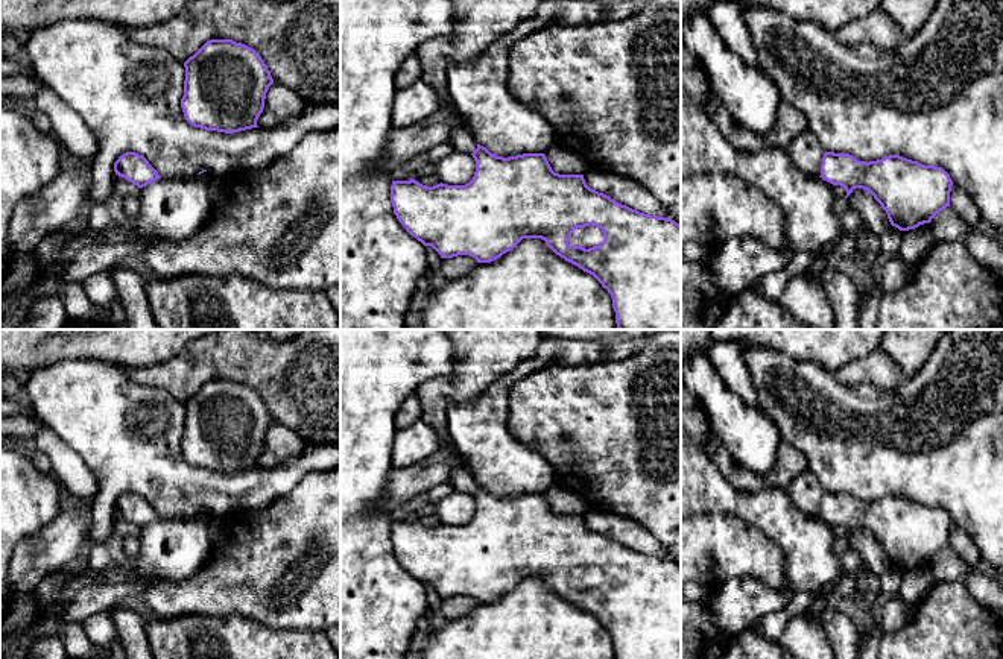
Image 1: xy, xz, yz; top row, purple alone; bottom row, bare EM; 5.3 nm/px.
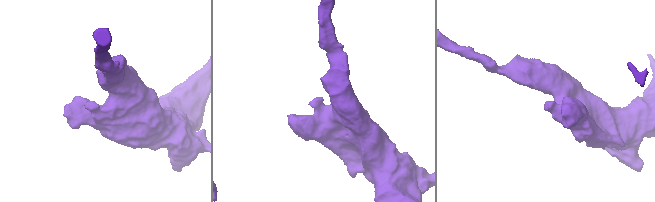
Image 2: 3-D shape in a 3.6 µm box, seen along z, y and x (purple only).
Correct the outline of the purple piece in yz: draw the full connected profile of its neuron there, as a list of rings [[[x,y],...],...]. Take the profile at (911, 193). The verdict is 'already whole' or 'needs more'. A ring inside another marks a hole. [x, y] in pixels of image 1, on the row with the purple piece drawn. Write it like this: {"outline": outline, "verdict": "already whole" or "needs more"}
{"outline": [[[825,152],[821,164],[824,181],[845,188],[846,196],[854,188],[869,191],[886,211],[892,226],[900,231],[915,229],[919,225],[930,223],[932,219],[950,207],[950,191],[953,181],[942,167],[924,166],[918,161],[889,155],[877,161],[859,161],[850,153]]], "verdict": "already whole"}

